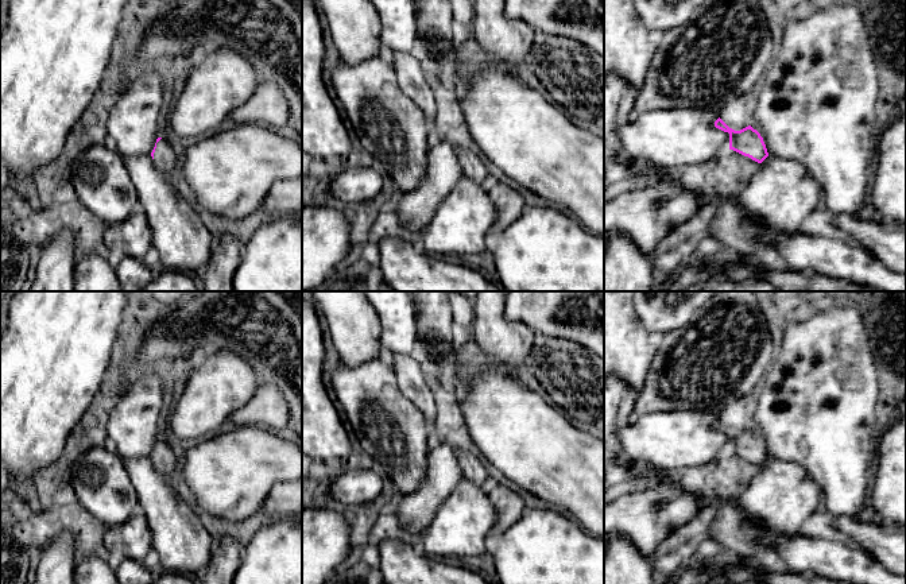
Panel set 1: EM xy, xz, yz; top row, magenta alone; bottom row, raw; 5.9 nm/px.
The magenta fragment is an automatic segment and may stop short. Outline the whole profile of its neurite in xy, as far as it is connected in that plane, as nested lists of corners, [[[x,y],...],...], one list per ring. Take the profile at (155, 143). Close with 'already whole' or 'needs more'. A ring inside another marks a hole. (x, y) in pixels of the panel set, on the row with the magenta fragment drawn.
[[[162,136],[156,139],[155,147],[151,152],[155,167],[167,174],[175,167],[178,152],[167,143],[167,140]]]; needs more

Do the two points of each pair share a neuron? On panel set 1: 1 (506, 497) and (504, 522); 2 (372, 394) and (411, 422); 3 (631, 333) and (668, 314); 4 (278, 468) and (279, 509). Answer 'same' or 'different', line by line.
1: same
2: same
3: different
4: different

